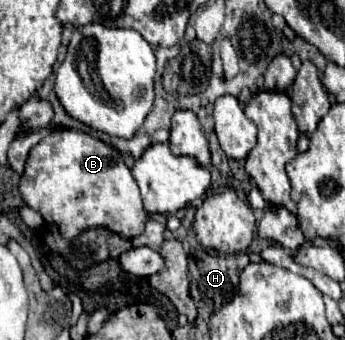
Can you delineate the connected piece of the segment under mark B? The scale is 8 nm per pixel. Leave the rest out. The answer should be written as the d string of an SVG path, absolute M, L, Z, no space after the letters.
M63 129L51 133L33 147L19 191L25 203L39 211L47 223L55 223L67 239L77 237L91 225L133 239L143 233L147 223L147 211L143 209L139 187L119 151L83 131Z

